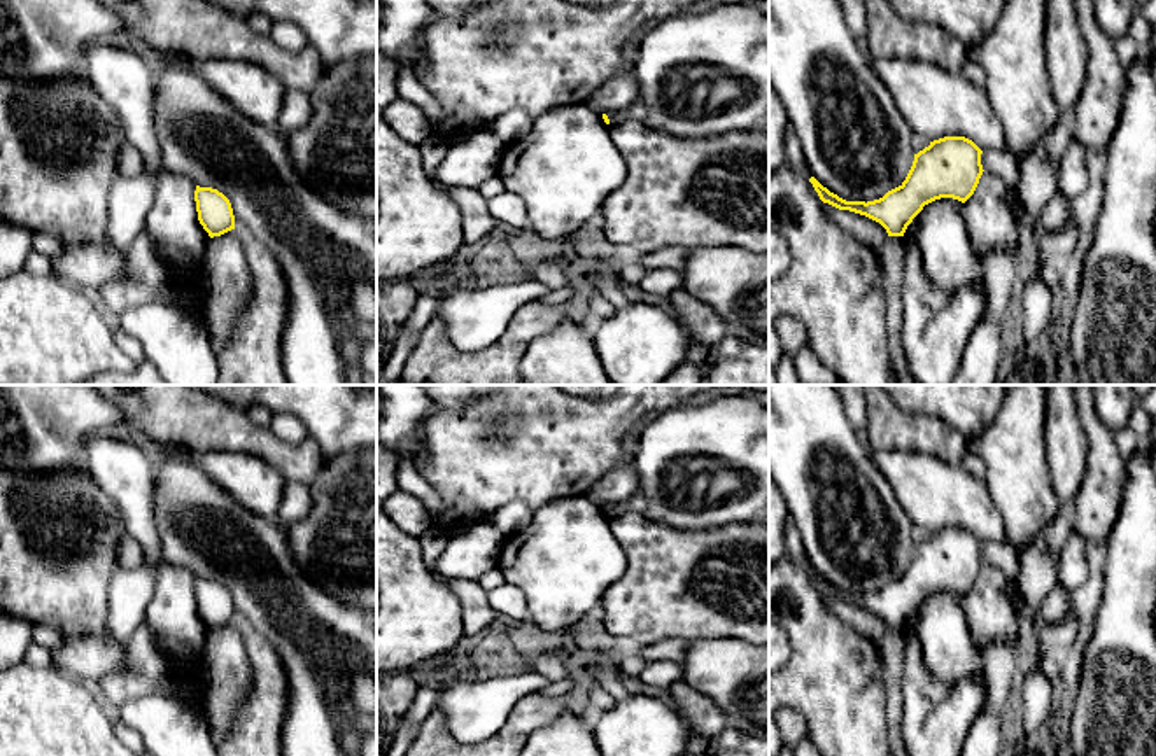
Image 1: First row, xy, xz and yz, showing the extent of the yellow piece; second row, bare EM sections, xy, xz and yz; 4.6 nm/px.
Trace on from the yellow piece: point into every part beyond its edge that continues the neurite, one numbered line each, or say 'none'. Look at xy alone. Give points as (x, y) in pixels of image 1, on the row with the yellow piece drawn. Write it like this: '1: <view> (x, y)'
none

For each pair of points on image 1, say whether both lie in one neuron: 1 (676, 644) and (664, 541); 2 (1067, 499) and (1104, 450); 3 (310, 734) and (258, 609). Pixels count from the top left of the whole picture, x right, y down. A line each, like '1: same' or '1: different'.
1: different
2: different
3: same

